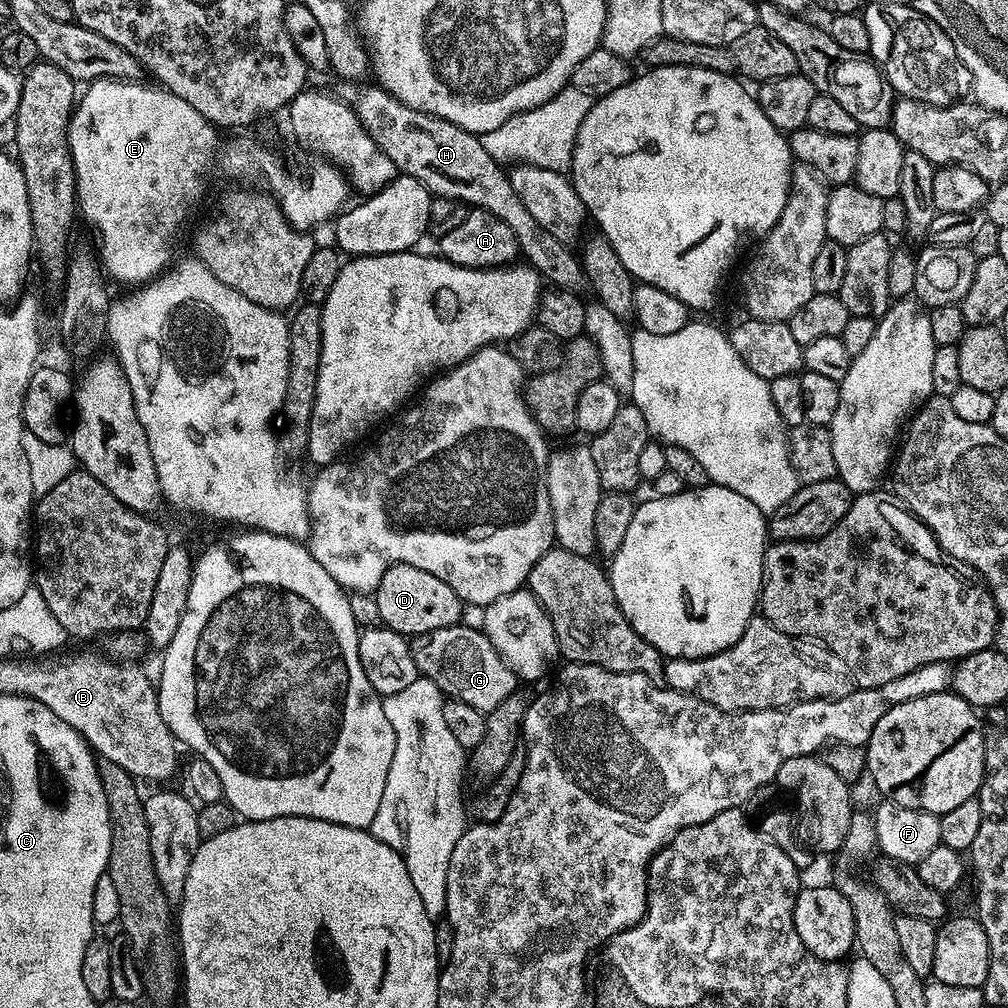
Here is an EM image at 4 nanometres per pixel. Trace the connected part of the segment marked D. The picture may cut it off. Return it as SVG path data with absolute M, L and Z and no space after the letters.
M390 566L386 574L382 574L382 582L378 582L374 595L378 602L381 625L405 638L421 636L430 630L442 630L451 624L459 624L462 620L462 602L458 594L454 594L454 590L446 586L442 578L434 578L434 574L418 570L418 566Z

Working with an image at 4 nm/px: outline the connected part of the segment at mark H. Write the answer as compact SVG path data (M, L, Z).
M375 82L360 83L341 83L339 99L356 115L366 134L374 138L378 150L394 162L397 173L416 178L436 196L449 196L473 209L502 218L502 222L514 230L514 238L518 238L520 256L528 259L525 261L549 285L576 290L580 283L585 283L581 257L577 253L575 256L569 245L554 238L550 230L534 222L530 210L526 210L522 198L514 190L511 175L499 162L490 158L490 154L486 154L486 146L482 146L477 133L467 132L442 118L416 111L395 100Z

